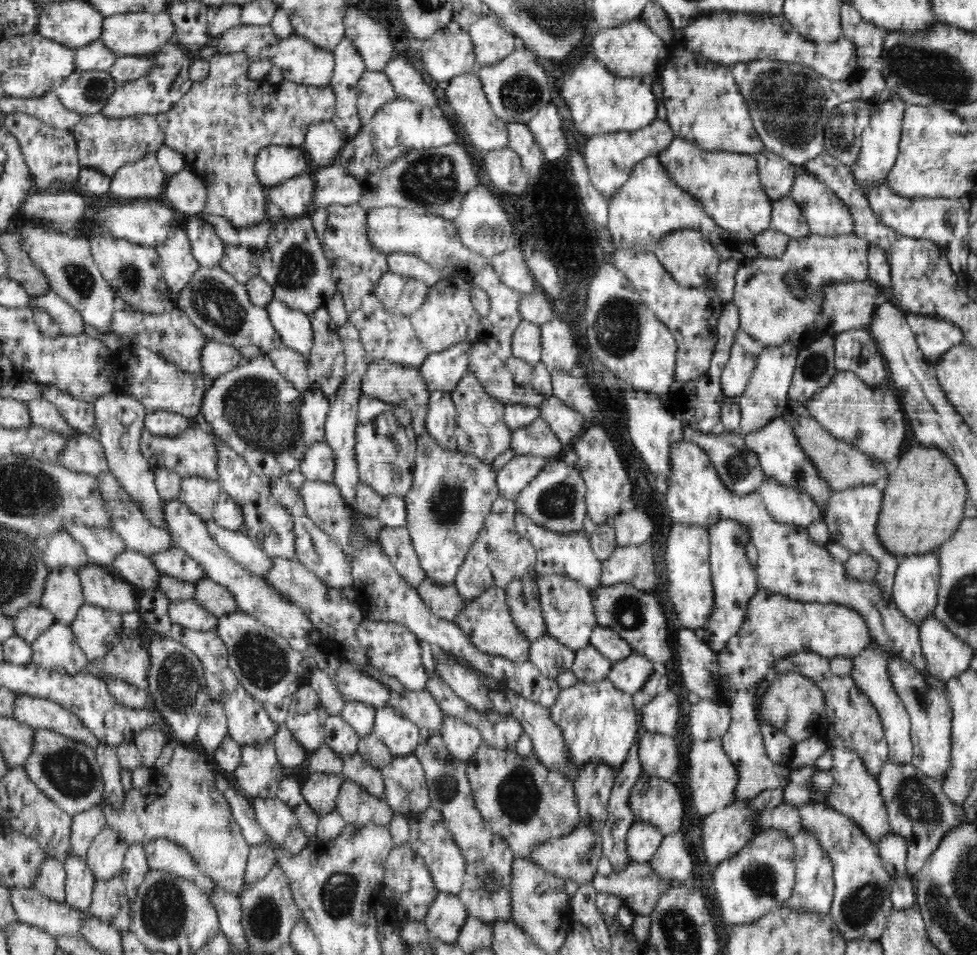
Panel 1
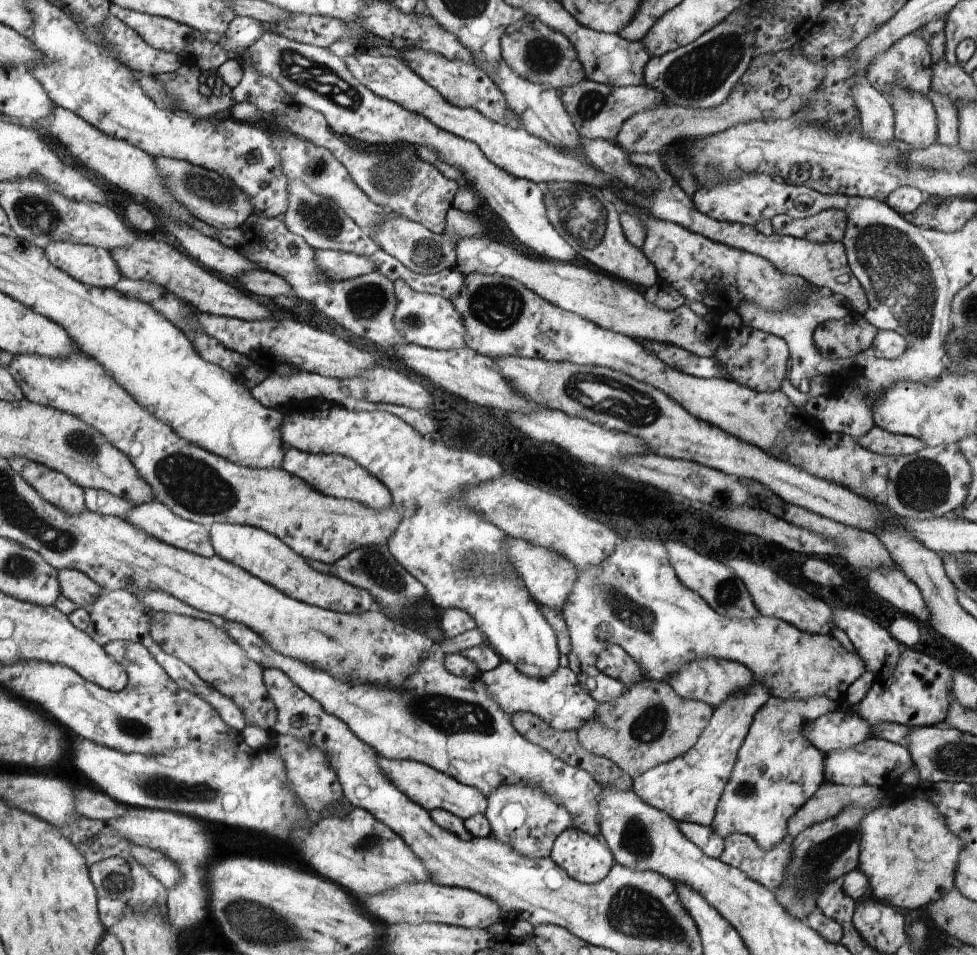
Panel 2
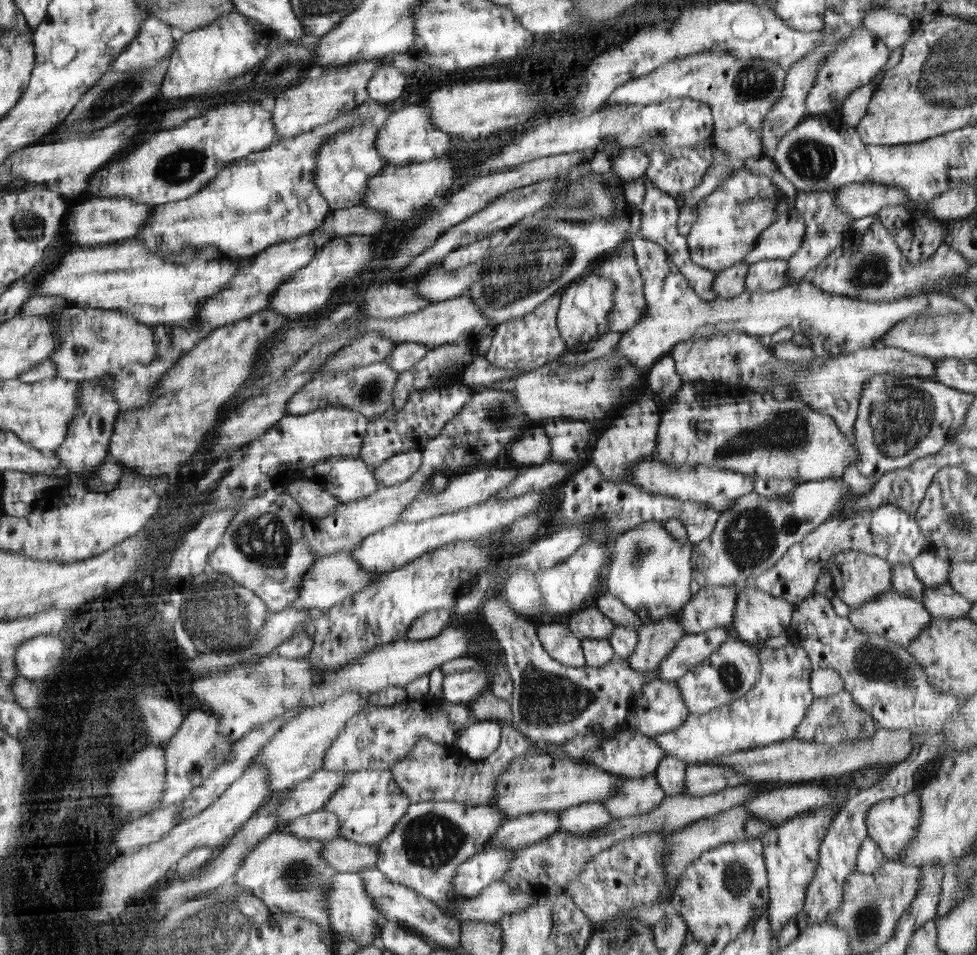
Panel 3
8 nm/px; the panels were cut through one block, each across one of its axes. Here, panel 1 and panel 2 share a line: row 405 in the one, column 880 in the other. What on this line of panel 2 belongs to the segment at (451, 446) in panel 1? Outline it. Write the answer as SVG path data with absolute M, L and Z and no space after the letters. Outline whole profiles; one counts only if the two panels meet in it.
M874 425L857 441L863 448L880 455L907 455L924 447L918 438L890 433Z

